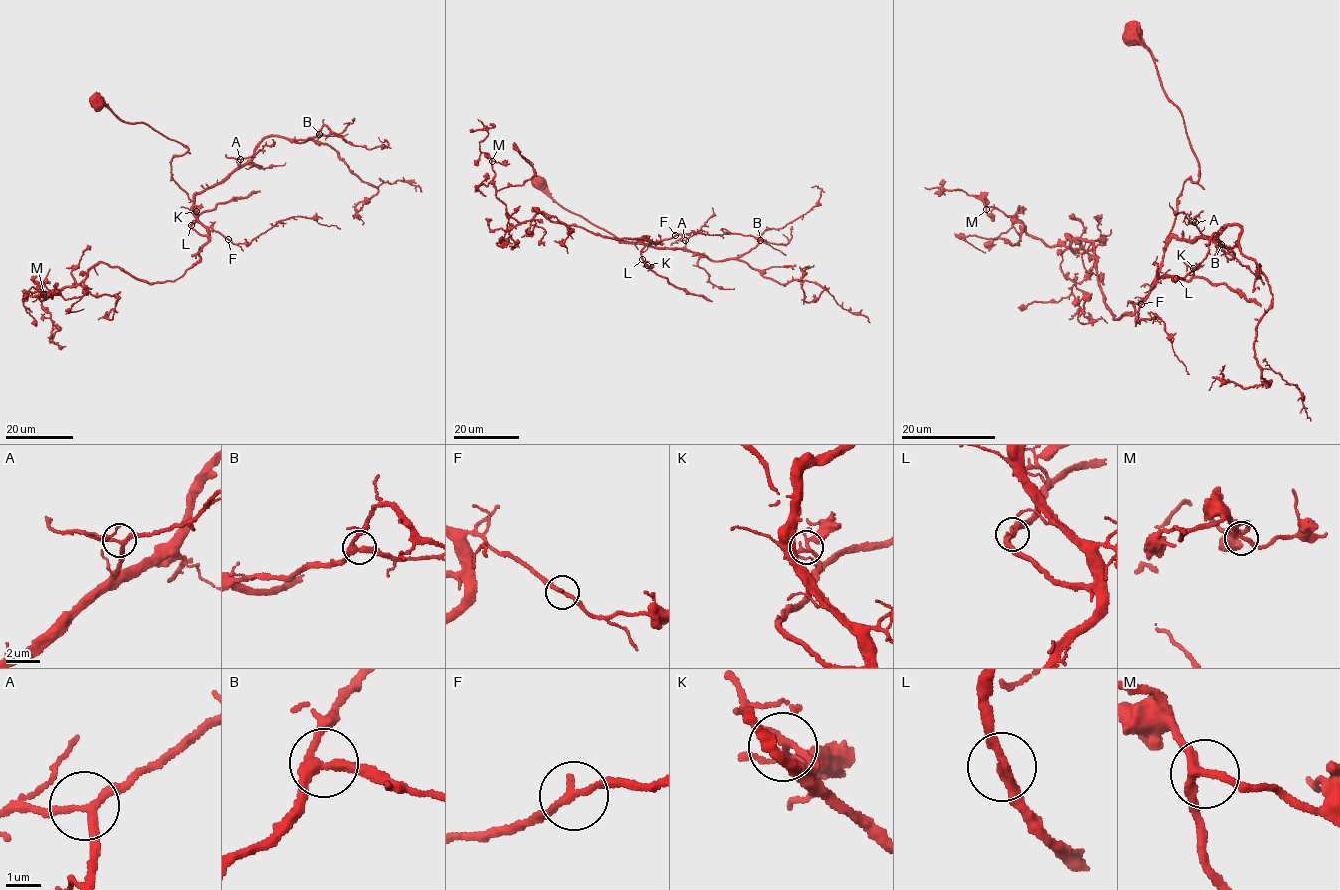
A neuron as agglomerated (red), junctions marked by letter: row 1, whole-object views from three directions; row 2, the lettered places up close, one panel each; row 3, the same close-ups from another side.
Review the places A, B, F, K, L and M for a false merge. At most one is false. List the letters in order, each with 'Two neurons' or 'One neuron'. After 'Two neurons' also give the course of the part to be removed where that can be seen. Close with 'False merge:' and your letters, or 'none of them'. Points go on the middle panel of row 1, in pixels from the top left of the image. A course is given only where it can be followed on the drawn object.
A: One neuron
B: One neuron
F: One neuron
K: One neuron
L: One neuron
M: One neuron
False merge: none of them

